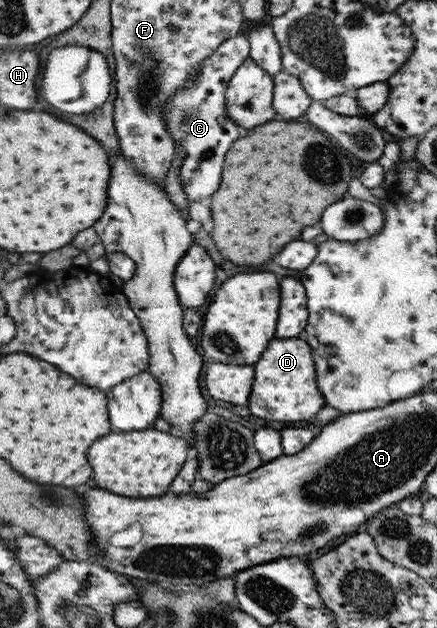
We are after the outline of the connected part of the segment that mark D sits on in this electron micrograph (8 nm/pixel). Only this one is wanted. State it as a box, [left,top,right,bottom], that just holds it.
[247,337,326,423]

